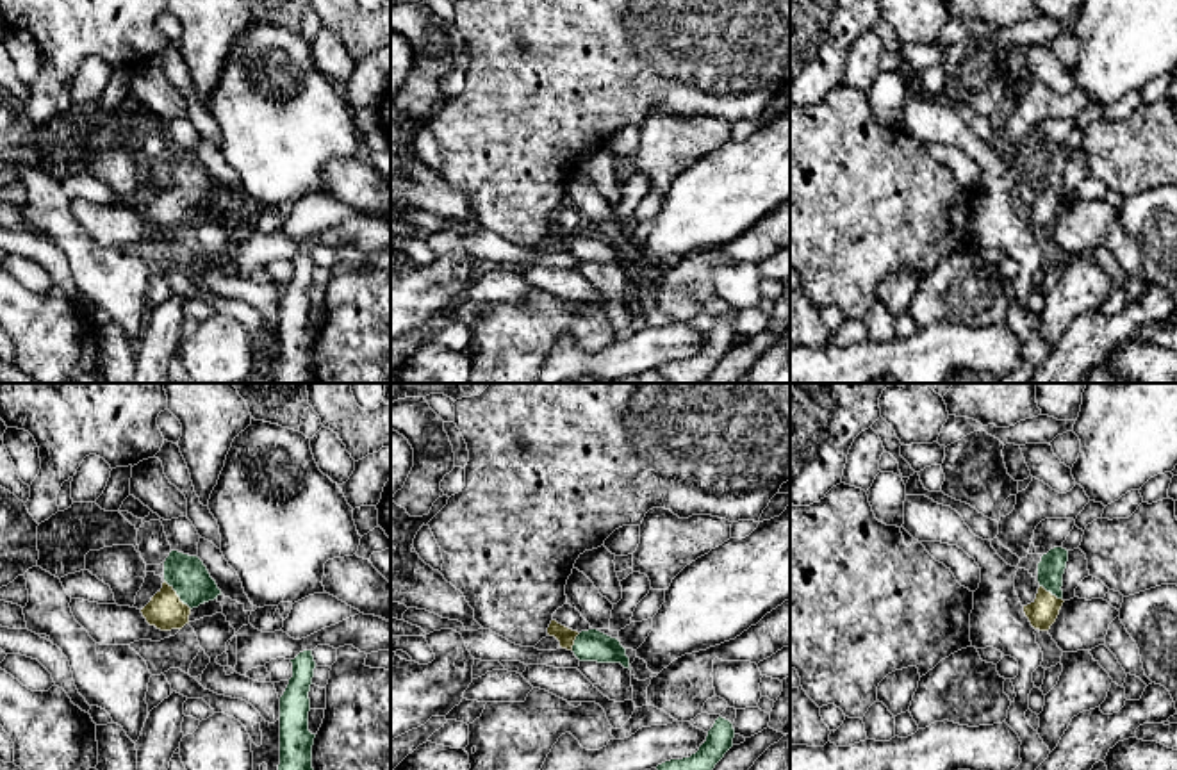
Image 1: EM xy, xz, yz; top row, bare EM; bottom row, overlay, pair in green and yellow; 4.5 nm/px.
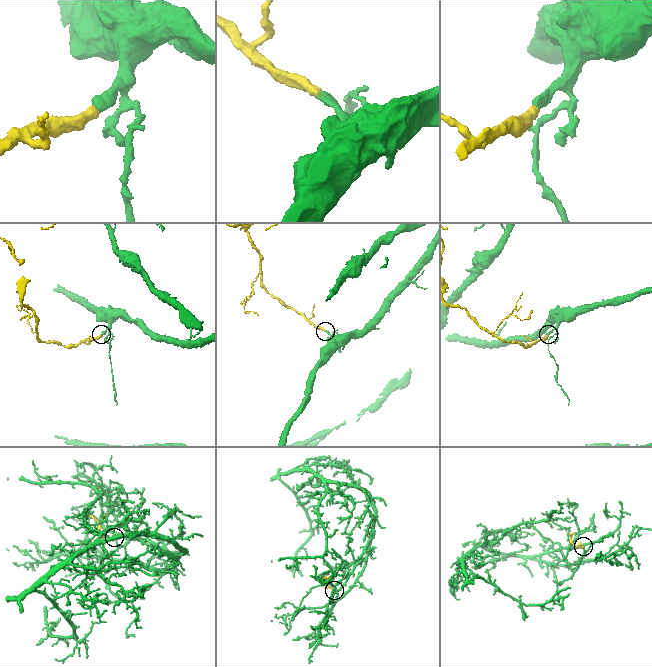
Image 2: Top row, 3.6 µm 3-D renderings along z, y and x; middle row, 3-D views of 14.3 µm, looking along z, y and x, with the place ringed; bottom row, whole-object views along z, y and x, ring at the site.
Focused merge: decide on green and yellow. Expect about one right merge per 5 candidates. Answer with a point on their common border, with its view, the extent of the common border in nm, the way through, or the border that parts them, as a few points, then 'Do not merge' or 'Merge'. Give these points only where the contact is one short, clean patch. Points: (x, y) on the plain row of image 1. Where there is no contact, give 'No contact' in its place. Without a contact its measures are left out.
Touches green at xy (177, 195). Shared border 180 nm. Path across: xy (189, 179), (177, 195), (166, 212). Merge

